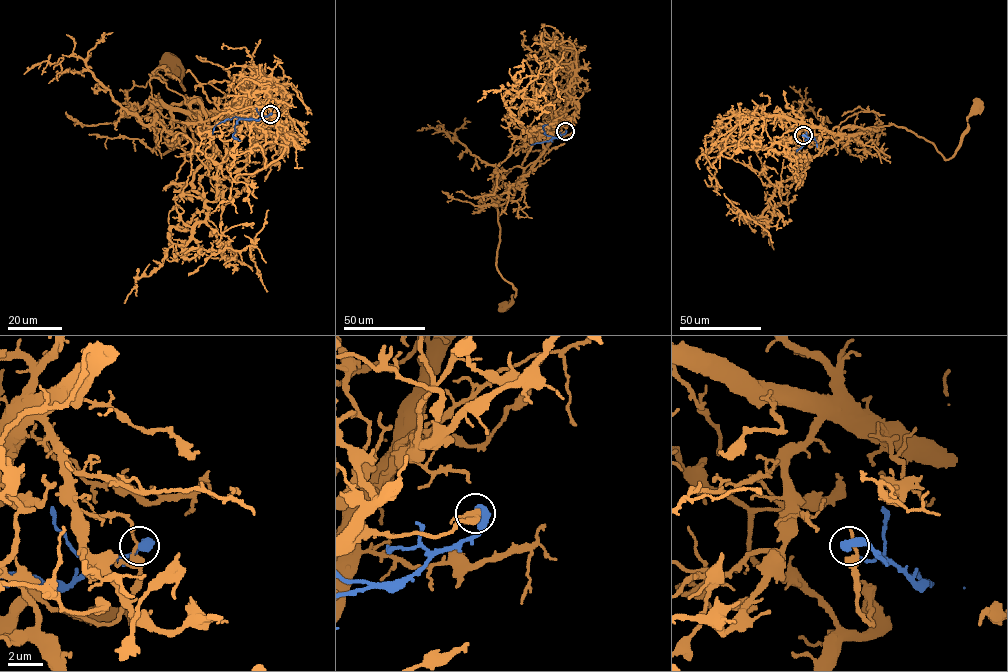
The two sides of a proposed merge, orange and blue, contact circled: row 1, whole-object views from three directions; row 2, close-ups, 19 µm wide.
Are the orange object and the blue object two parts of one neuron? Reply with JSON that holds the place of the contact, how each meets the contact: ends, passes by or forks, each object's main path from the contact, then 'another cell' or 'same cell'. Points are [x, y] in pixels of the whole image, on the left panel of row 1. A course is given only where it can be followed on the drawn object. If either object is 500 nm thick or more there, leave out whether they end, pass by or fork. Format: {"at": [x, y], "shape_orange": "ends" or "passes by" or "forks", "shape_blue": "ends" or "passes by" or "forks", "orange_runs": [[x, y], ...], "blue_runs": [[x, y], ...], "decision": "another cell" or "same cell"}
{"at": [270, 114], "orange_runs": [[269, 114], [248, 125], [195, 99], [157, 105], [158, 96], [160, 154], [188, 117], [168, 62]], "blue_runs": [[269, 114], [258, 119], [233, 117], [225, 119], [217, 124], [212, 134]], "decision": "another cell"}

